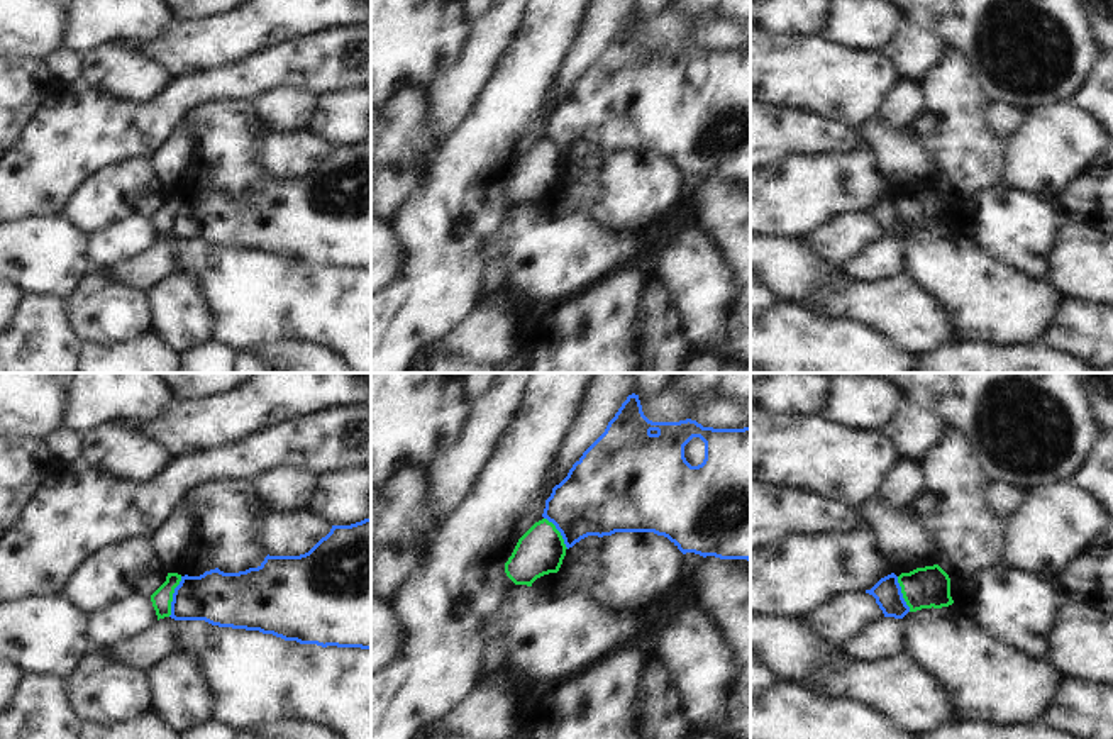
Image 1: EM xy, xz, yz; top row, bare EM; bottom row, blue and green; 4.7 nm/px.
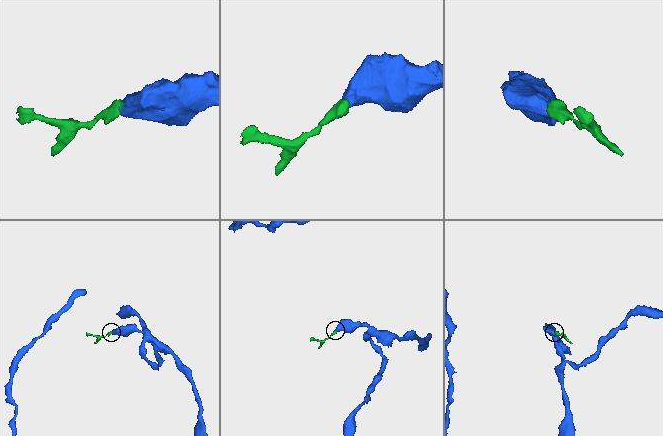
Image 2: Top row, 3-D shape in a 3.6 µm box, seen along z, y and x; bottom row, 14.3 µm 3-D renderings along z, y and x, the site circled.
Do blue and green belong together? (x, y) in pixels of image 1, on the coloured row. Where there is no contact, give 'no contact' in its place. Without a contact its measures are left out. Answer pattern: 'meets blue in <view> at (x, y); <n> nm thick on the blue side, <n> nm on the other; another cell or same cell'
meets blue in xy at (173, 597); 260 nm thick on the blue side, 100 nm on the other; another cell

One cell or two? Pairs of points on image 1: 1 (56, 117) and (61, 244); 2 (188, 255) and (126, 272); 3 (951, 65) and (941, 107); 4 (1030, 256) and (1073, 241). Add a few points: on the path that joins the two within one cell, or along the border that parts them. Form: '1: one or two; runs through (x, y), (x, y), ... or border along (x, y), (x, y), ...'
1: two; border along (61, 212), (24, 217), (21, 221)
2: two; border along (173, 241), (180, 270)
3: one; runs through (951, 75), (951, 97)
4: two; border along (1063, 224), (1049, 258), (1047, 280)

